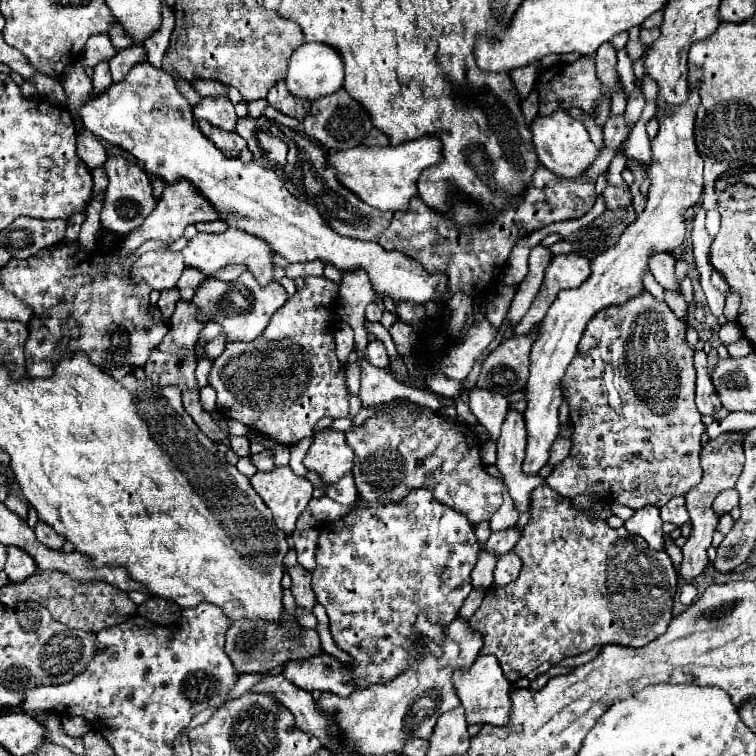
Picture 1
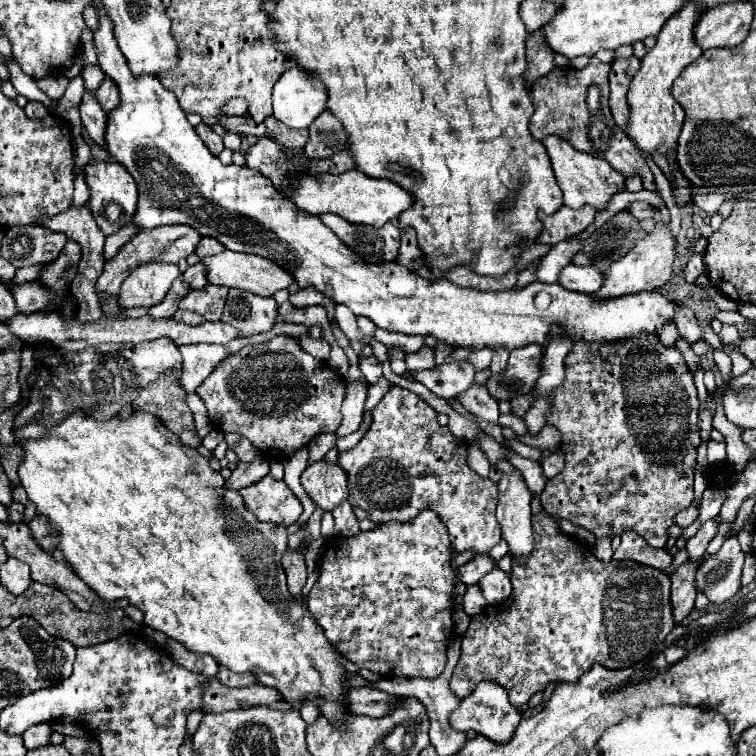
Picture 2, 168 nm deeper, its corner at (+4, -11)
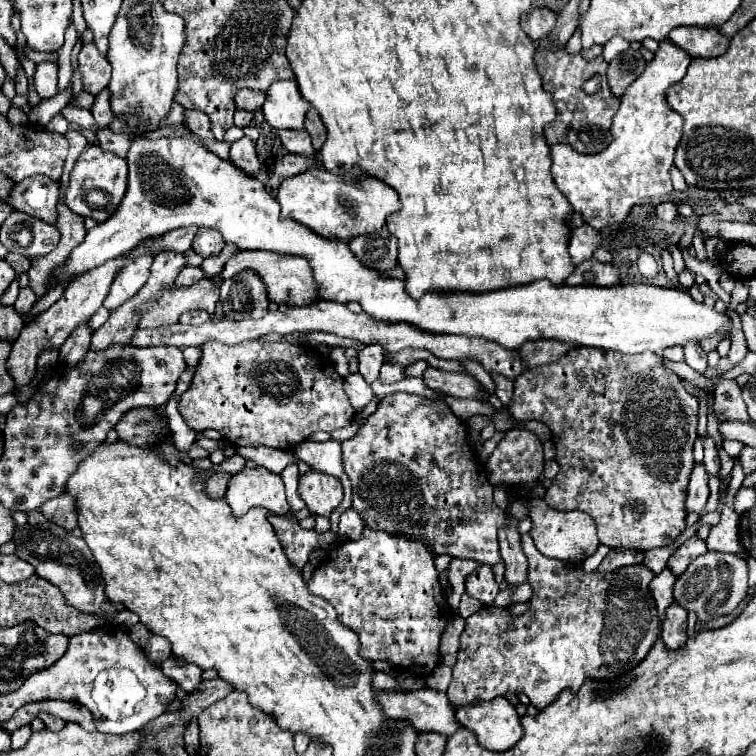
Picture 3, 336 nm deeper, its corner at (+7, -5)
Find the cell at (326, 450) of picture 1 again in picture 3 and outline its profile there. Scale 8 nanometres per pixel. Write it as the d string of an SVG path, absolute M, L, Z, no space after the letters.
M312 469L306 475L300 475L298 495L312 515L330 517L332 511L342 503L344 489L338 477Z

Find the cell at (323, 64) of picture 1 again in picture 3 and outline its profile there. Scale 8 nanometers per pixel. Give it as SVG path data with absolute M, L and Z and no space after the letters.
M294 79L276 81L266 93L266 103L262 105L264 119L274 129L304 129L304 117L310 105L300 95Z

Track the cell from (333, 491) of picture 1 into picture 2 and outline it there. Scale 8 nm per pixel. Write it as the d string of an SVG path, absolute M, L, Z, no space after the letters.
M347 501L341 503L341 507L335 507L331 513L335 517L335 533L337 535L349 537L349 535L359 533L359 521L353 515L353 509L351 509L351 505Z

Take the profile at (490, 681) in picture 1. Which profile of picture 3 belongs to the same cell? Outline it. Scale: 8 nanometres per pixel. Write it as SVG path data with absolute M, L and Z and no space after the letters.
M506 697L464 705L456 709L456 719L474 731L478 743L490 751L506 751L522 739L520 715Z

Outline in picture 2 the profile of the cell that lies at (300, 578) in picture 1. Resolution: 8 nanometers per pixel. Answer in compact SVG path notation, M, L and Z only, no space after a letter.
M299 549L297 551L285 551L283 569L285 569L285 575L287 575L287 587L289 587L291 595L299 597L301 589L307 581L307 567L305 567L305 559L299 553Z

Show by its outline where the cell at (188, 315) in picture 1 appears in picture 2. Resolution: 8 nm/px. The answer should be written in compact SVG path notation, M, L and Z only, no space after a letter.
M177 311L177 315L173 315L173 319L177 319L179 323L189 323L189 325L201 325L205 323L205 319L201 319L201 315L191 313L191 311Z

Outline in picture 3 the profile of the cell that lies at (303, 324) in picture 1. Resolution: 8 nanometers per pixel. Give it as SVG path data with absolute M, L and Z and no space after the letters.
M206 341L194 379L178 401L178 411L196 433L214 429L234 447L272 447L282 451L292 451L316 431L332 433L350 425L356 413L344 393L344 379L336 373L334 363L312 347L292 345L288 341L244 341L240 345Z

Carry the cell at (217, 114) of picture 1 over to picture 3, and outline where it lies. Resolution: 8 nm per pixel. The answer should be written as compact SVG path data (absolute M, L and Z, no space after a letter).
M248 137L234 141L230 145L230 161L232 161L234 167L240 167L242 173L246 173L248 177L256 177L256 173L260 171L256 143Z

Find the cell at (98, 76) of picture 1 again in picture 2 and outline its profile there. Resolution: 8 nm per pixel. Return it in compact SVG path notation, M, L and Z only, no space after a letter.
M87 91L83 95L83 101L81 101L81 121L89 133L89 137L103 145L105 147L105 141L103 141L103 131L105 131L105 111L101 107L101 103L97 101L95 93Z

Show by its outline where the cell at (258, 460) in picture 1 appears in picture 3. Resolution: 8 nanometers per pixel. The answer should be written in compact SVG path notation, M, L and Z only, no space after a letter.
M216 473L212 475L206 483L204 483L204 493L212 499L218 499L218 497L224 497L226 493L226 483L228 483L228 473Z

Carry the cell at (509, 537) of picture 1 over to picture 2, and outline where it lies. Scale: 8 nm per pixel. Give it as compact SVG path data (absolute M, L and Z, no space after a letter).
M475 555L467 565L459 567L461 581L463 581L465 585L479 583L479 579L483 579L495 565L497 565L495 559L491 559L489 555Z

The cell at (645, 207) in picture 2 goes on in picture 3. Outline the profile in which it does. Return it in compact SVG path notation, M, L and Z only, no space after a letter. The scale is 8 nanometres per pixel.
M664 201L656 207L656 215L664 221L674 221L674 217L678 215L678 205L674 201Z

